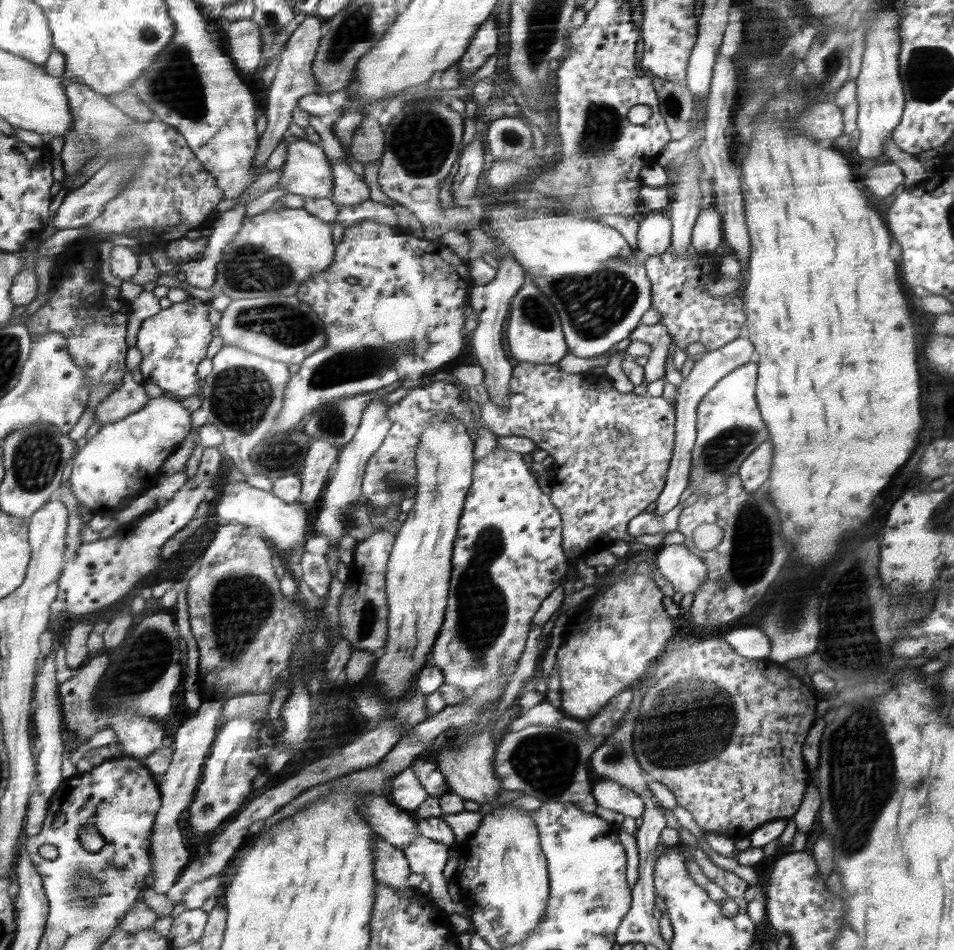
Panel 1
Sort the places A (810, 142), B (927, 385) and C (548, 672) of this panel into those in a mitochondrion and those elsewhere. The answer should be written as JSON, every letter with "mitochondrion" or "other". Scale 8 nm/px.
{"A":"other","B":"other","C":"other"}

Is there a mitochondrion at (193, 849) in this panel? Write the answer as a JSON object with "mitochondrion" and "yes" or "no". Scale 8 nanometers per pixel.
{"mitochondrion":"no"}

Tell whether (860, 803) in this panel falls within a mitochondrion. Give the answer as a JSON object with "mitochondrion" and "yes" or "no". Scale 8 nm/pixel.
{"mitochondrion":"yes"}

